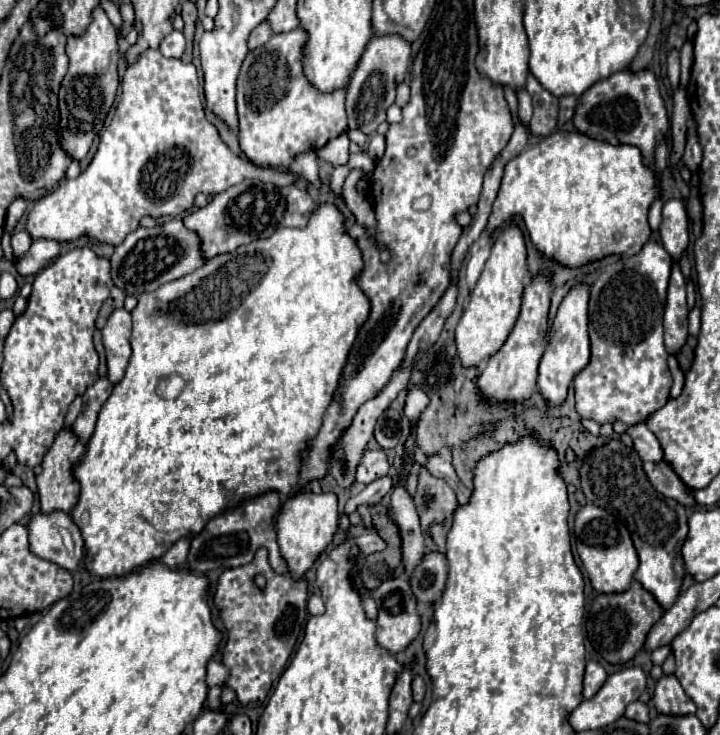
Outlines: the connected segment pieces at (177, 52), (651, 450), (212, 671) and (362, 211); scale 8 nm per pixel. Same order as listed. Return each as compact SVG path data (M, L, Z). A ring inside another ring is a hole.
M174 30L172 34L168 34L168 36L162 40L162 44L160 44L158 50L160 50L164 56L180 58L180 56L184 54L184 34L178 32L178 30Z
M636 424L628 428L630 438L634 440L634 448L636 452L642 456L642 460L650 460L650 462L662 462L662 450L660 450L660 442L656 440L656 436L646 428L646 424Z
M218 658L210 660L210 664L208 664L206 684L208 684L210 688L212 688L212 686L224 686L226 678L228 678L228 668L226 668Z
M352 170L342 187L345 202L355 216L356 222L366 227L376 226L375 213L367 198L356 191L357 182L364 176L360 170Z

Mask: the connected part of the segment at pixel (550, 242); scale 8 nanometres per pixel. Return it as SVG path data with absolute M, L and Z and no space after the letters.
M560 130L542 138L534 148L520 152L506 164L502 186L488 220L488 230L494 232L502 222L518 214L522 216L538 252L558 260L564 266L582 266L610 254L624 254L626 250L628 256L634 256L650 238L652 230L648 226L648 210L658 196L660 188L656 184L656 174L652 166L644 164L640 148L630 144L606 144L580 132Z

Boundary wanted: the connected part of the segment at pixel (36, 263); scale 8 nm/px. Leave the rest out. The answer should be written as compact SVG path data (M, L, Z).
M36 240L30 250L16 262L16 270L22 276L38 274L42 268L46 268L56 256L60 254L60 242L56 240Z

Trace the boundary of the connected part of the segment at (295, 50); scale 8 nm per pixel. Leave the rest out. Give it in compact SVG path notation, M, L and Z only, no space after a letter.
M302 28L292 32L274 34L262 48L250 52L242 64L238 76L238 118L240 118L240 148L248 160L258 166L288 168L296 154L306 150L316 150L316 140L330 140L348 130L346 110L344 110L344 90L330 94L318 92L304 76L302 70L302 48L308 36Z

